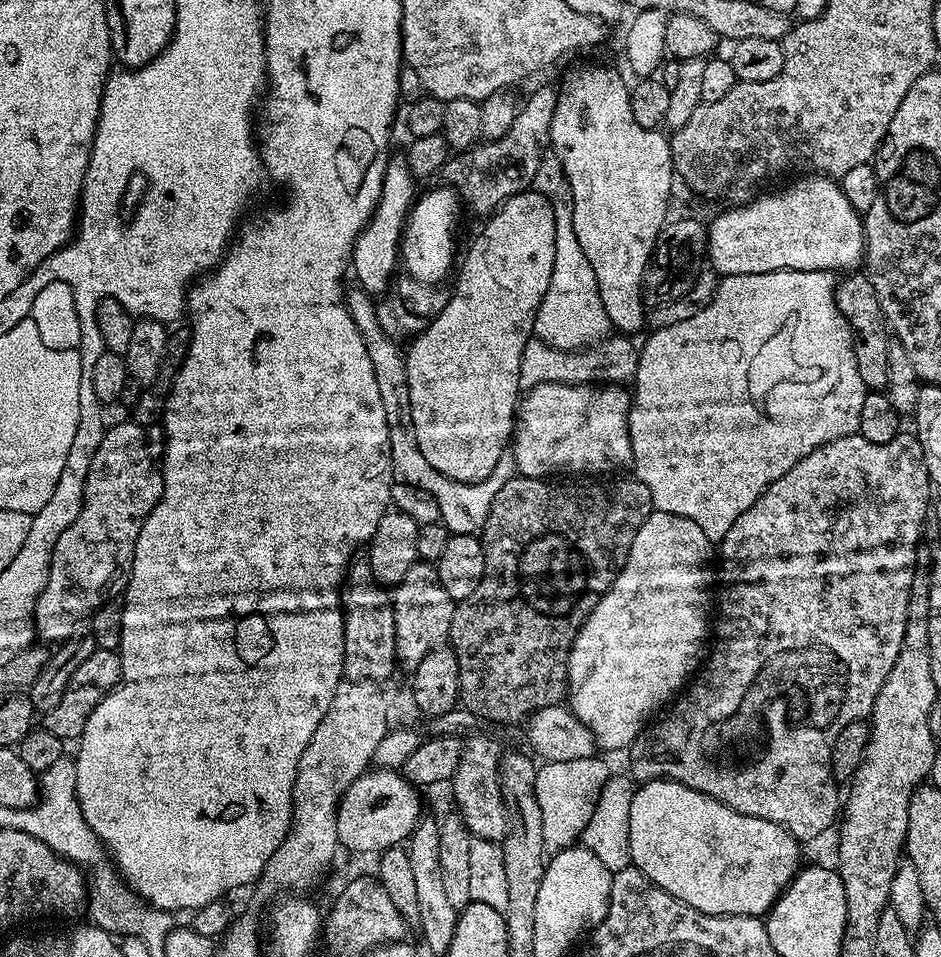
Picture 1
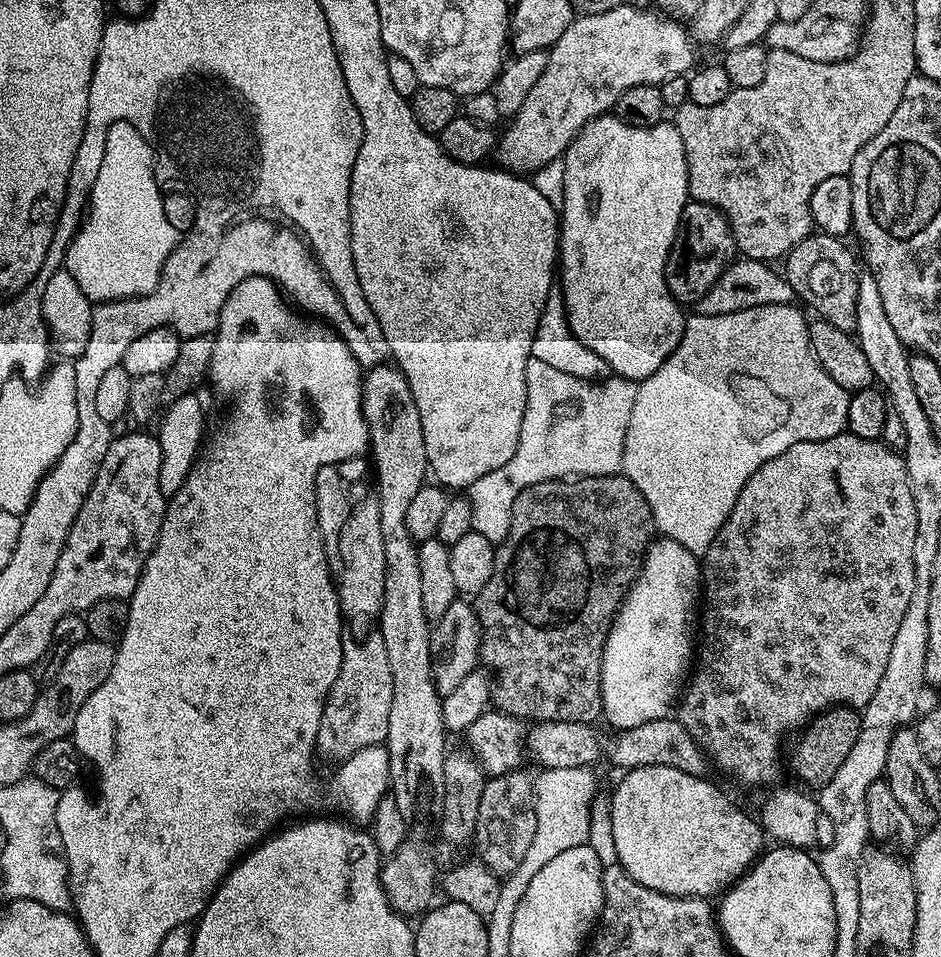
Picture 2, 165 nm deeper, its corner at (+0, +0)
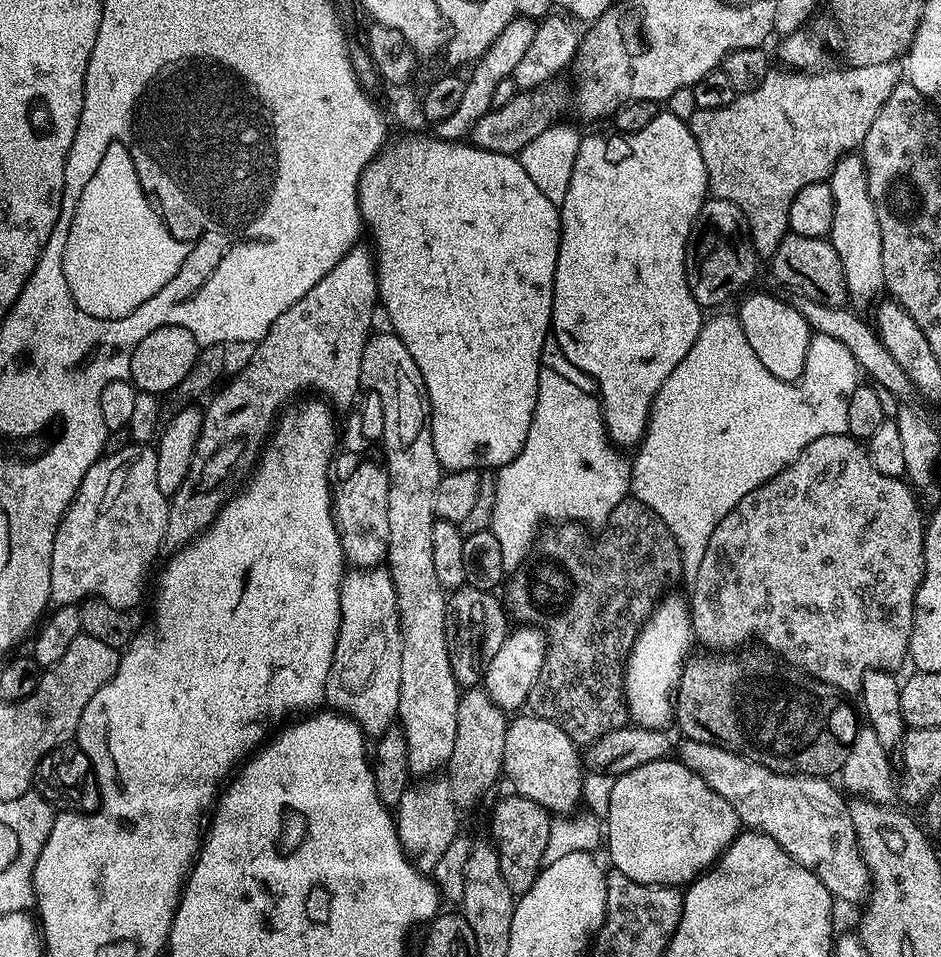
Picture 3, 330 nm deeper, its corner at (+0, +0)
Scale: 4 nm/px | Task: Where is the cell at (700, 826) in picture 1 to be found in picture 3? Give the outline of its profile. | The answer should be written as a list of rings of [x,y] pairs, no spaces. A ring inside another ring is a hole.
[[[669,758],[658,762],[646,762],[646,766],[638,766],[638,770],[630,770],[626,774],[615,777],[611,782],[613,783],[612,789],[608,792],[608,820],[606,816],[606,848],[608,844],[608,856],[612,859],[611,867],[615,871],[626,874],[626,878],[634,878],[634,882],[667,884],[669,886],[687,885],[695,880],[701,872],[707,872],[741,831],[742,825],[738,814],[734,814],[734,806],[730,806],[730,802],[726,802],[726,798],[722,798],[722,794],[718,794],[706,782],[702,782],[702,778],[698,778],[698,774],[694,774],[694,770],[690,770],[679,759]]]

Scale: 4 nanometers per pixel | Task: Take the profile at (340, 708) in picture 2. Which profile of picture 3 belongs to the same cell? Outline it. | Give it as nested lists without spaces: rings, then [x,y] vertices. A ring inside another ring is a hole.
[[[356,566],[351,570],[345,571],[344,581],[340,583],[340,633],[336,639],[334,658],[330,662],[330,674],[326,678],[326,690],[324,691],[324,699],[327,707],[332,710],[339,710],[341,713],[351,716],[352,719],[364,729],[365,733],[372,738],[380,737],[386,729],[393,727],[398,720],[398,698],[400,697],[400,683],[402,682],[403,645],[404,640],[400,636],[400,607],[396,601],[396,587],[392,581],[391,571],[384,566],[375,566],[371,568],[360,568]]]

